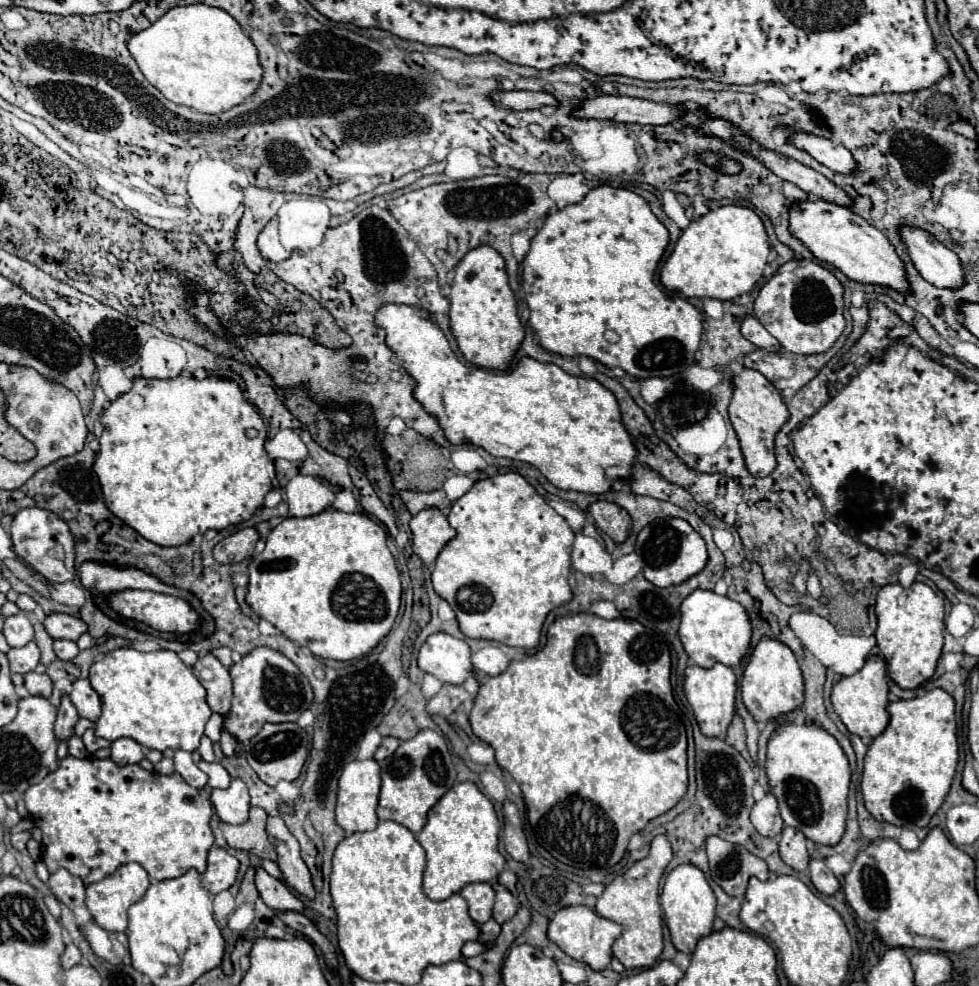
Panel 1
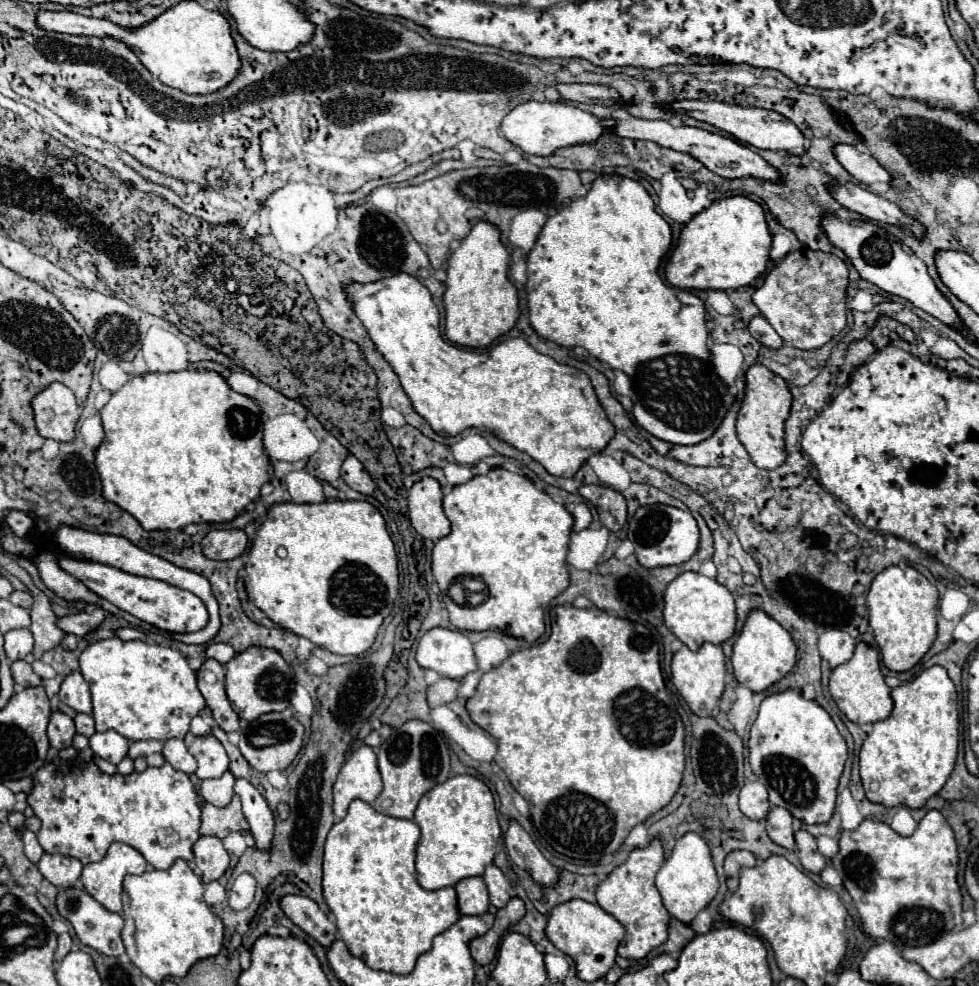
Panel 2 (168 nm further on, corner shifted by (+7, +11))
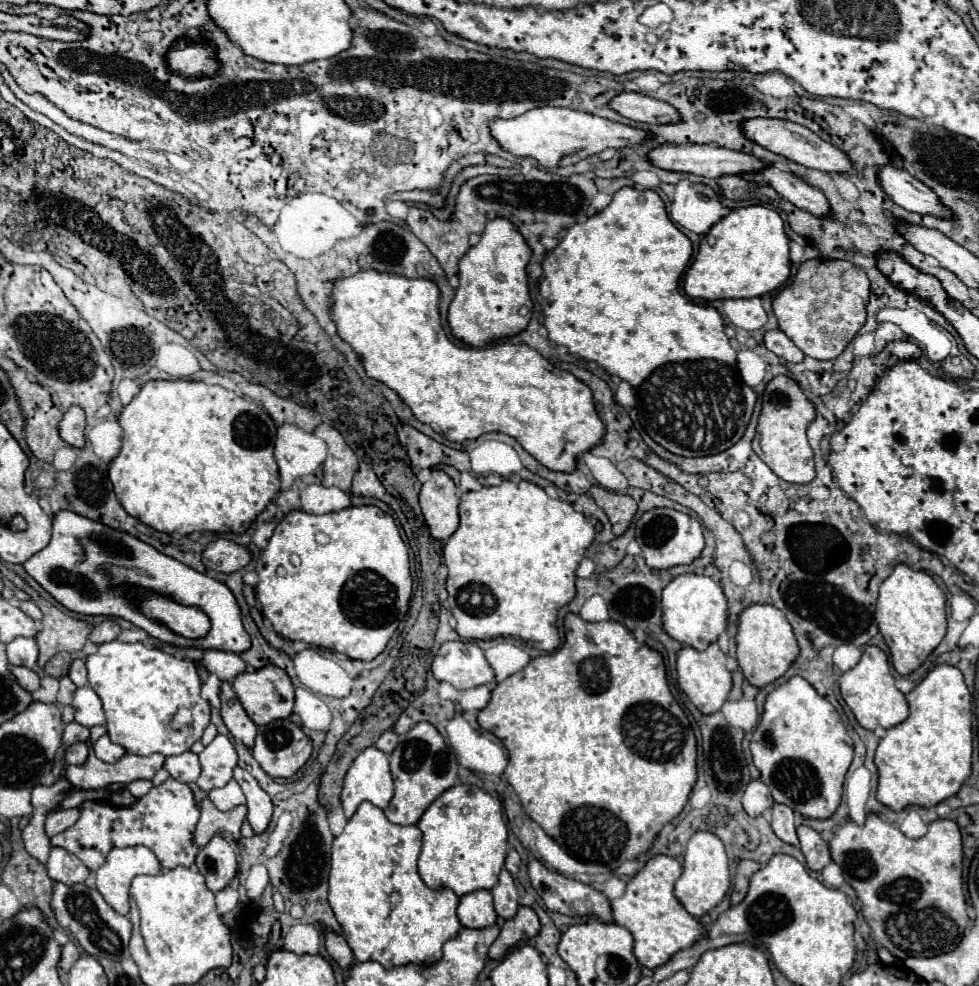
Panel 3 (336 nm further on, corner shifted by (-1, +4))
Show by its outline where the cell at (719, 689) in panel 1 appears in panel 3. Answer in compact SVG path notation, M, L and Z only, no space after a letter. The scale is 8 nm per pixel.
M714 642L704 652L698 652L690 646L684 646L678 652L676 668L678 668L678 686L690 698L690 702L706 716L716 714L732 690L732 676L726 668L726 656L720 650L720 646Z

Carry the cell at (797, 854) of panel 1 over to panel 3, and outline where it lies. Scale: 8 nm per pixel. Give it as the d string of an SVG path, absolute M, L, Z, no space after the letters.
M774 804L772 806L772 830L786 844L792 844L796 848L800 846L798 836L796 836L794 812L788 806L784 806L784 804Z

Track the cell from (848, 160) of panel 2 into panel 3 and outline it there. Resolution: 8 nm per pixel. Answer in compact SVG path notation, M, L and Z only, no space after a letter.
M890 164L878 168L878 182L884 194L892 198L892 202L910 212L952 218L952 212L946 206L940 206L940 198L936 198L936 194L928 186L918 182L904 168Z

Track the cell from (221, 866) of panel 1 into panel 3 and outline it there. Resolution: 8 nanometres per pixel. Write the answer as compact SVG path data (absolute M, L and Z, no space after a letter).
M214 836L196 856L198 872L206 878L206 886L212 892L220 892L230 884L238 872L238 862L230 842L220 836Z

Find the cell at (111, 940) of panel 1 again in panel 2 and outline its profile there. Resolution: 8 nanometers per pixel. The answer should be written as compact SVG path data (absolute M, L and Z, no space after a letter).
M74 885L74 887L68 887L68 889L60 889L58 895L56 895L56 909L58 909L60 917L64 917L72 923L78 939L84 945L88 945L88 947L92 947L92 949L96 949L104 955L112 955L112 957L124 955L124 945L122 945L122 939L120 939L124 919L118 913L112 913L106 907L102 907L84 887Z

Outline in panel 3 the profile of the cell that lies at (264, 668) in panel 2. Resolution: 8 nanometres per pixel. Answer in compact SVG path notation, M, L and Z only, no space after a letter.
M266 664L266 666L258 668L258 670L254 670L254 672L242 672L232 682L232 688L234 688L240 704L244 706L246 714L252 718L252 722L256 726L264 726L264 724L270 724L274 720L288 718L292 714L294 686L290 682L290 676L278 666Z

